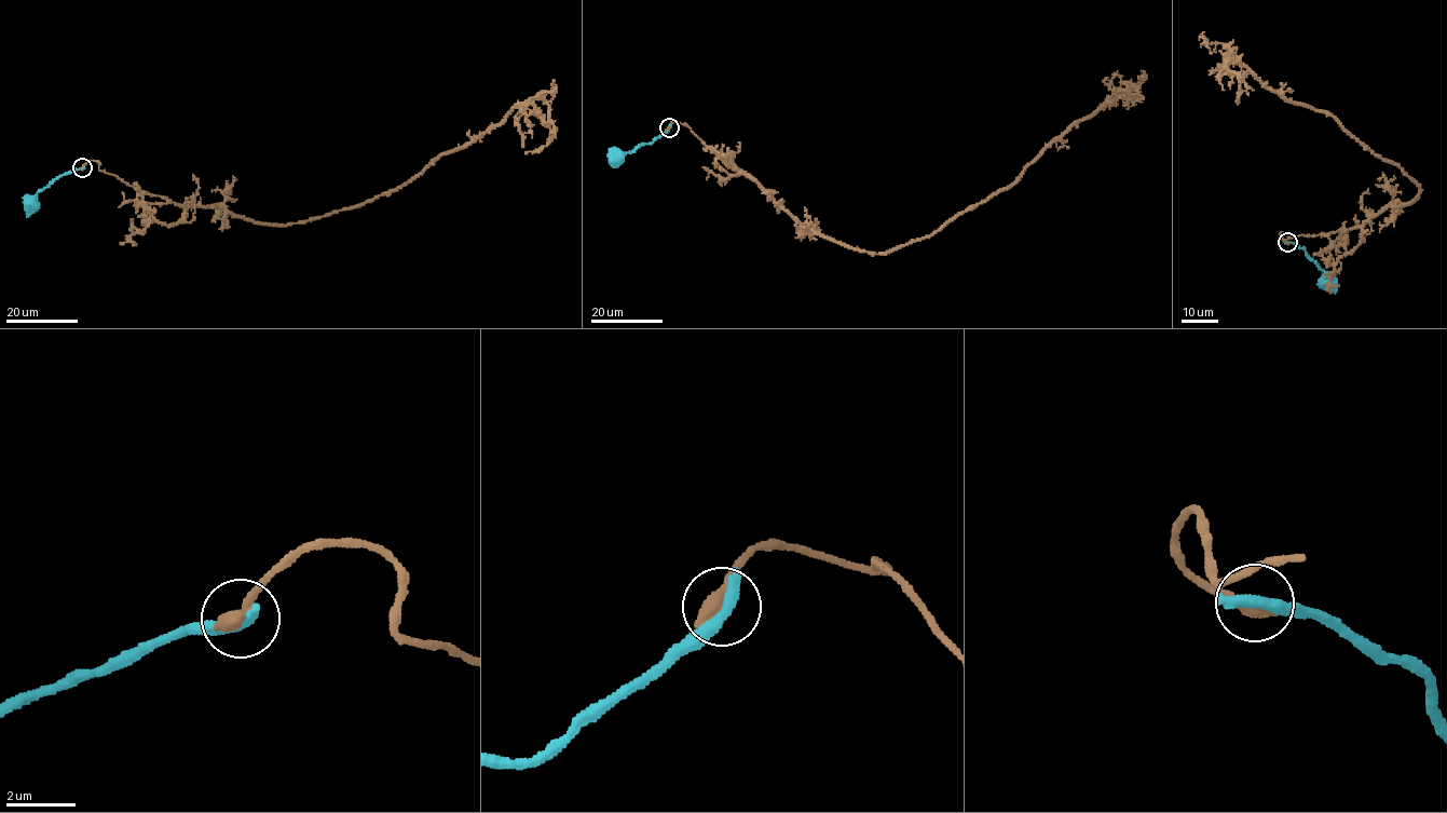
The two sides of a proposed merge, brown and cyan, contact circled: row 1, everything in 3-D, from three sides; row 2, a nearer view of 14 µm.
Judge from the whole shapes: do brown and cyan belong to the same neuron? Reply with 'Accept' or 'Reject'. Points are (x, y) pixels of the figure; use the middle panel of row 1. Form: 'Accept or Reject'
Reject

